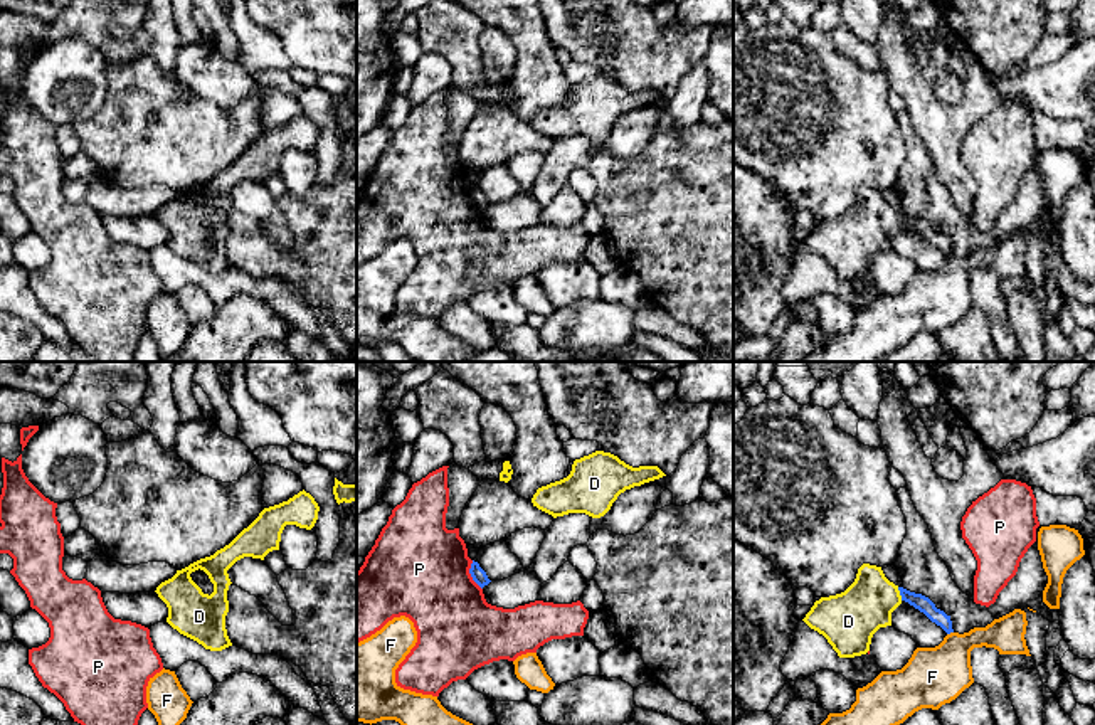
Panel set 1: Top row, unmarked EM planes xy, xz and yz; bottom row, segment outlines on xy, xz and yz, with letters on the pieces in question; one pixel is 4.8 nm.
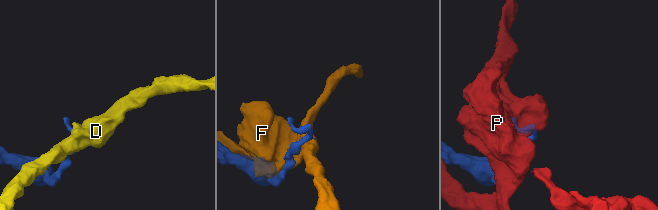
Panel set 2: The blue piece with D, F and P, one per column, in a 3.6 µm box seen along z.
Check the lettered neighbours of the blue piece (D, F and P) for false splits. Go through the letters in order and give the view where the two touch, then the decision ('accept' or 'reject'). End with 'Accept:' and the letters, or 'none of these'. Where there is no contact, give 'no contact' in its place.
D: yz | reject
F: yz | reject
P: xz | reject
Accept: none of these

